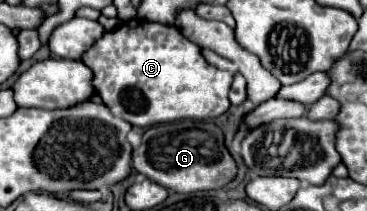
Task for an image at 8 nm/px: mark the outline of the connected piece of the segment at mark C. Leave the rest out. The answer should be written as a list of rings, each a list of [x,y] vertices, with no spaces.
[[[131,19],[121,23],[115,31],[107,31],[87,53],[81,57],[85,65],[93,71],[93,87],[101,95],[103,103],[111,109],[115,117],[123,117],[135,127],[151,127],[157,123],[171,123],[181,119],[211,121],[223,115],[229,103],[229,89],[233,83],[233,73],[209,65],[201,53],[201,47],[181,35],[175,25],[151,23],[143,19]]]

